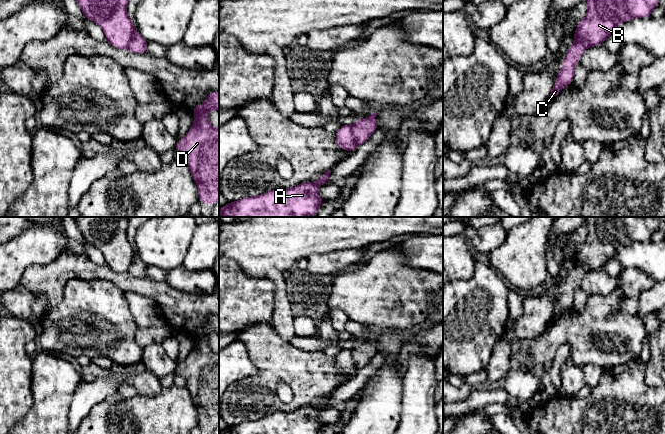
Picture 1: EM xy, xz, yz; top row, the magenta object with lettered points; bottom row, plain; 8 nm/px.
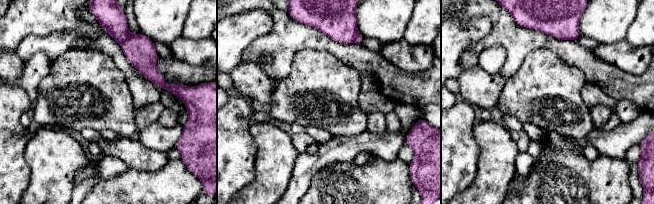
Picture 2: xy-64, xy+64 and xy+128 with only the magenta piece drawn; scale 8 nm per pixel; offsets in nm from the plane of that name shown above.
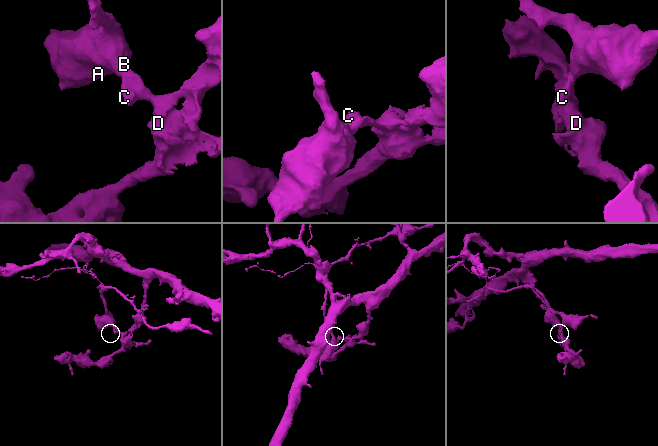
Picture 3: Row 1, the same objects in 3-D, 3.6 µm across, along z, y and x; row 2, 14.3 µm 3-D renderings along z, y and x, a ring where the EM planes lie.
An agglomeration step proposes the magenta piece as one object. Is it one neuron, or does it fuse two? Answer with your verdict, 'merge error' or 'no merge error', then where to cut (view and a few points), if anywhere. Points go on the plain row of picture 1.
merge error; cut in xz along (350, 349), (352, 360), (357, 368)

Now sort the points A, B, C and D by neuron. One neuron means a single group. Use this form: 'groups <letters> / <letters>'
groups A B / C D

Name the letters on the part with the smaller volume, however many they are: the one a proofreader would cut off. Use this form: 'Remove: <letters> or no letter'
Remove: A, B

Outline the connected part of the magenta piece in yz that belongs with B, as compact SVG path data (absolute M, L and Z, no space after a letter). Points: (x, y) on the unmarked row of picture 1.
M658 217L584 218L588 234L577 248L573 264L586 267L588 271L602 269L622 246L651 241L661 222Z

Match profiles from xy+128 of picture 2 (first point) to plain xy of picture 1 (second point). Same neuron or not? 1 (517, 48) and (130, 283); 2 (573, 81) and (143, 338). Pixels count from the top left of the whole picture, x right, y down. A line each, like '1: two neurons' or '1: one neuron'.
1: one neuron
2: two neurons

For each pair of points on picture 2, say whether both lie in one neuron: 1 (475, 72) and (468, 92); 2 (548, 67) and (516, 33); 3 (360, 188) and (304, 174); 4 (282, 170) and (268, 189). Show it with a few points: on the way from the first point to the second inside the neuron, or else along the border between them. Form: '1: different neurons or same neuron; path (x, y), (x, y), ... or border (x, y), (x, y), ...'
1: same neuron; path (475, 77), (475, 85), (473, 87)
2: different neurons; border (555, 53), (546, 49), (534, 49), (518, 69)
3: different neurons; border (332, 162), (313, 176), (304, 193)
4: same neuron; path (277, 175), (269, 184)

